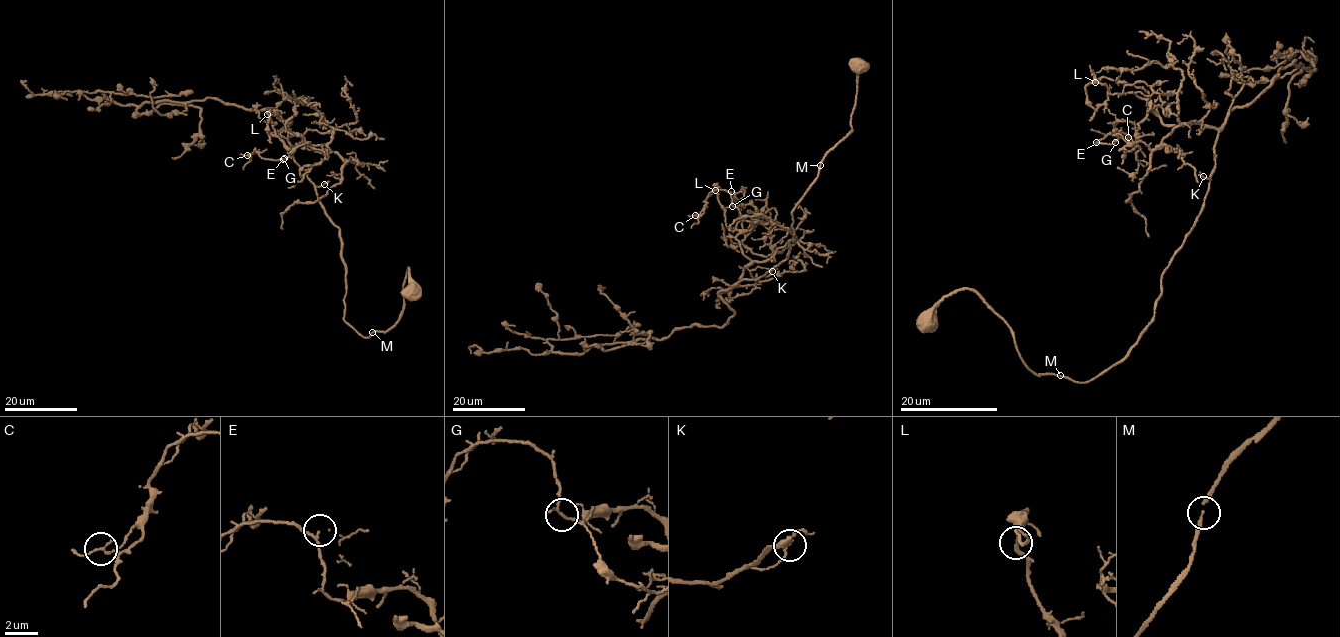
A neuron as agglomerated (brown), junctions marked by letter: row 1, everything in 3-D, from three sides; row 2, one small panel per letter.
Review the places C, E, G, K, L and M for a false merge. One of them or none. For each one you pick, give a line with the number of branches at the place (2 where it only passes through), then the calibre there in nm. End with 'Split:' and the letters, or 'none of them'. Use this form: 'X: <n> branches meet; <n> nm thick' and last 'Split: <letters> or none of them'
Split: none of them

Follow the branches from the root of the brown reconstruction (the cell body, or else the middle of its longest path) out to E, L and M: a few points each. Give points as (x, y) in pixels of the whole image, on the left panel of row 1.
E: (410, 294), (408, 267), (391, 327), (364, 337), (344, 319), (340, 230), (287, 140), (310, 143), (283, 159)
L: (410, 294), (408, 267), (391, 327), (364, 337), (344, 319), (340, 230), (291, 153), (303, 144), (267, 113)
M: (410, 294), (408, 267), (400, 318), (385, 331), (373, 332)

